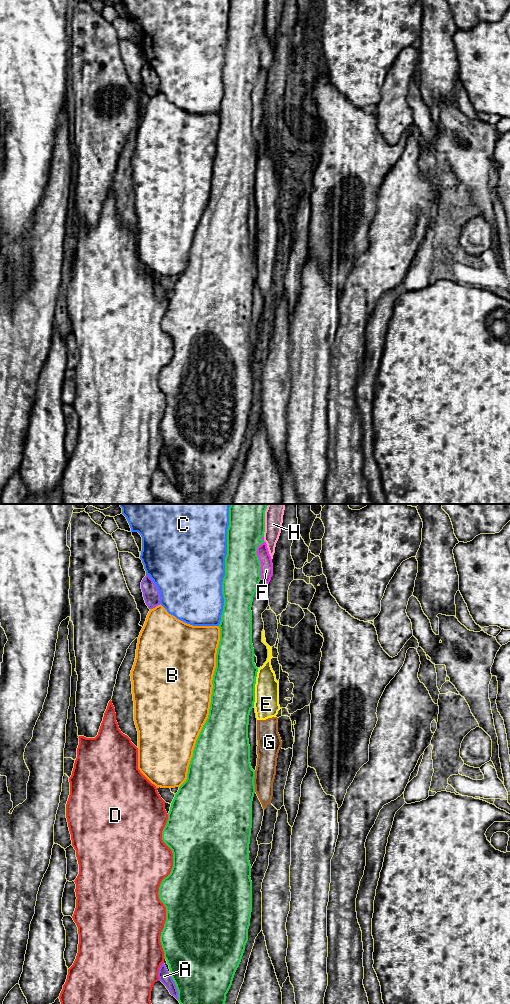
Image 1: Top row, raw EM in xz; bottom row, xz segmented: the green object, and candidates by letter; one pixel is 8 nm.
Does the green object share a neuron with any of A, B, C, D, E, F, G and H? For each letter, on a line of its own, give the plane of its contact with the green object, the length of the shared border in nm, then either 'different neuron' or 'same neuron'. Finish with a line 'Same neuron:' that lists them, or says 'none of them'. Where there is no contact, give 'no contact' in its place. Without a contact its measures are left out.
A: meets green in xz; contact 220 nm long; different neuron
B: meets green in xz; contact 1350 nm long; different neuron
C: meets green in xz; contact 900 nm long; different neuron
D: meets green in xz; contact 1150 nm long; different neuron
E: meets green in xz; contact 320 nm long; different neuron
F: meets green in xz; contact 340 nm long; different neuron
G: meets green in xz; contact 170 nm long; different neuron
H: meets green in xz; contact 200 nm long; different neuron
Same neuron: none of them

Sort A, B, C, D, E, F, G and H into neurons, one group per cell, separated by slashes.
A / B / C / D / E G / F / H

